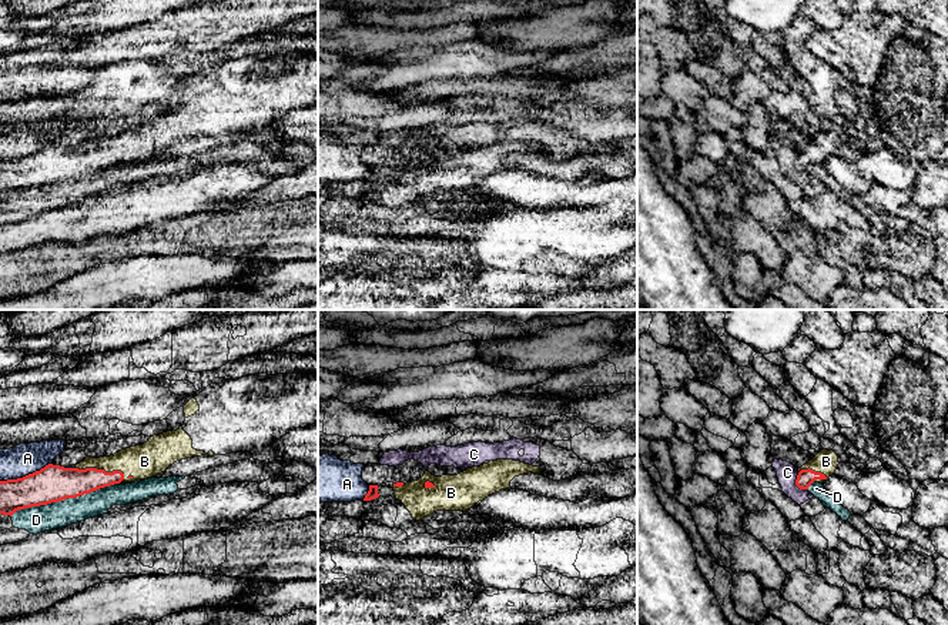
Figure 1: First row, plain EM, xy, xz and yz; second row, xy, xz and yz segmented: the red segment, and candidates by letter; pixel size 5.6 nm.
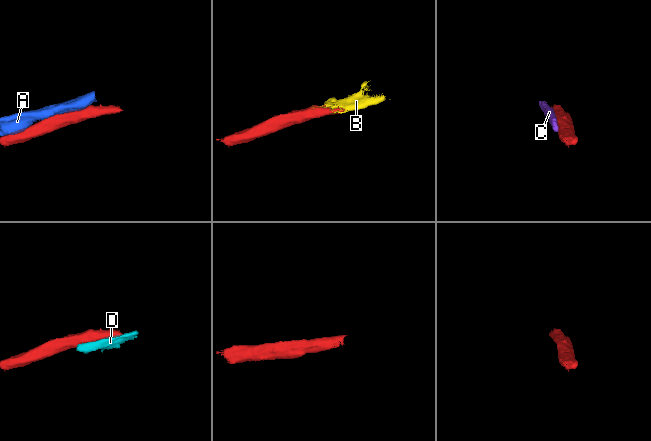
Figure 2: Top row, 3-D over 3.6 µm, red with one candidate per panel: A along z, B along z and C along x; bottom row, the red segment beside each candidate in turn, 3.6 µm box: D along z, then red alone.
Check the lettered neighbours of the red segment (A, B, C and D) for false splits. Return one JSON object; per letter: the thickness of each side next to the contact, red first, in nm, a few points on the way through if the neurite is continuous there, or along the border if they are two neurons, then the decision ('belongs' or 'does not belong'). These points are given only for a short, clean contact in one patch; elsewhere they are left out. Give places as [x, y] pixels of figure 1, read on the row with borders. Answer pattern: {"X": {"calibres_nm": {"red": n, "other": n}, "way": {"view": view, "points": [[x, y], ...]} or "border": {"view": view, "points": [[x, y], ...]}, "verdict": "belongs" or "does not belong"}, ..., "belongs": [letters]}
{"A": {"calibres_nm": {"red": 200, "other": 180}, "verdict": "does not belong"}, "B": {"calibres_nm": {"red": 180, "other": 190}, "verdict": "belongs"}, "C": {"calibres_nm": {"red": 100, "other": 110}, "verdict": "does not belong"}, "D": {"calibres_nm": {"red": 200, "other": 150}, "verdict": "does not belong"}, "belongs": ["B"]}

